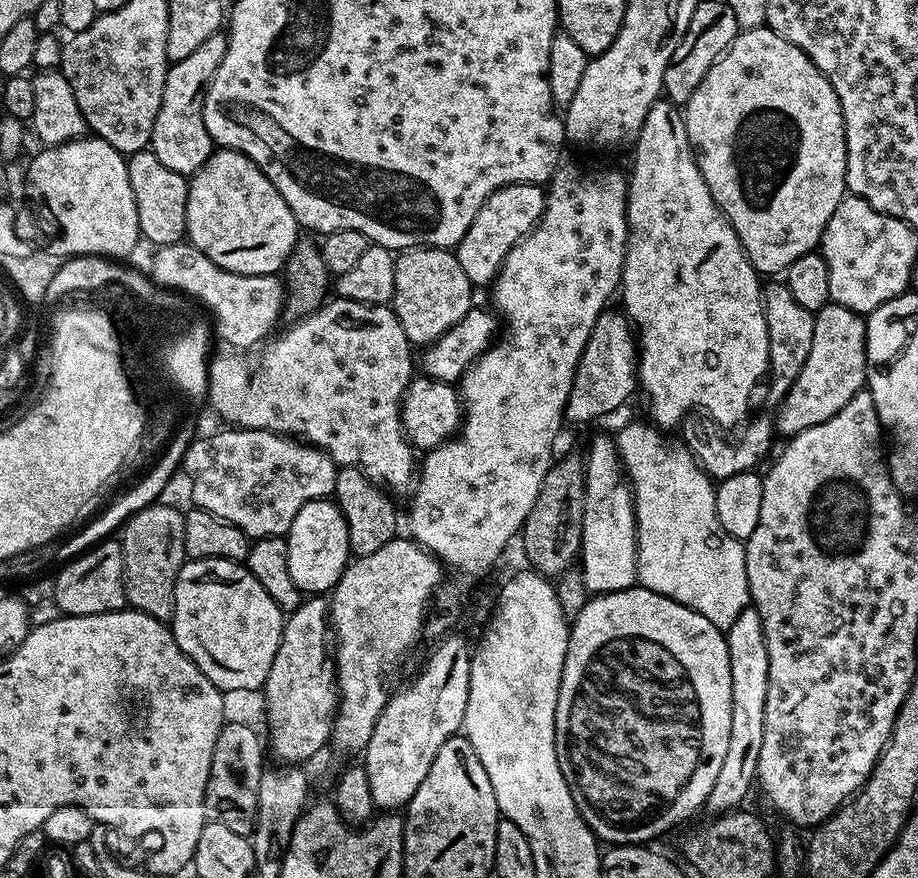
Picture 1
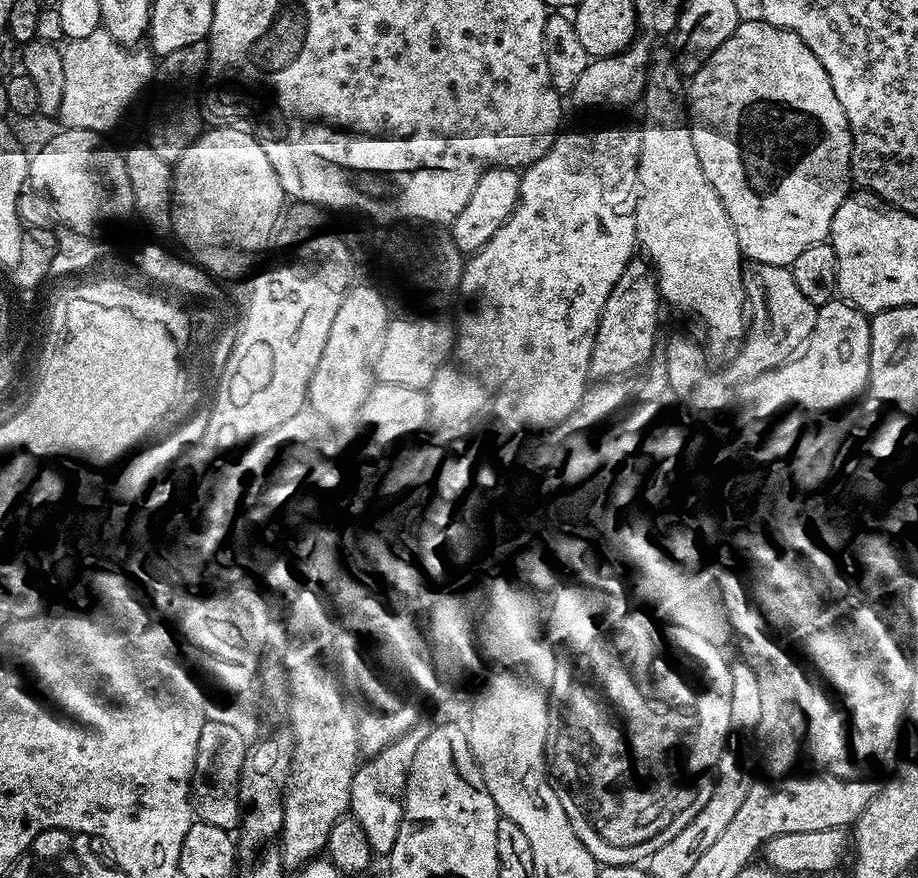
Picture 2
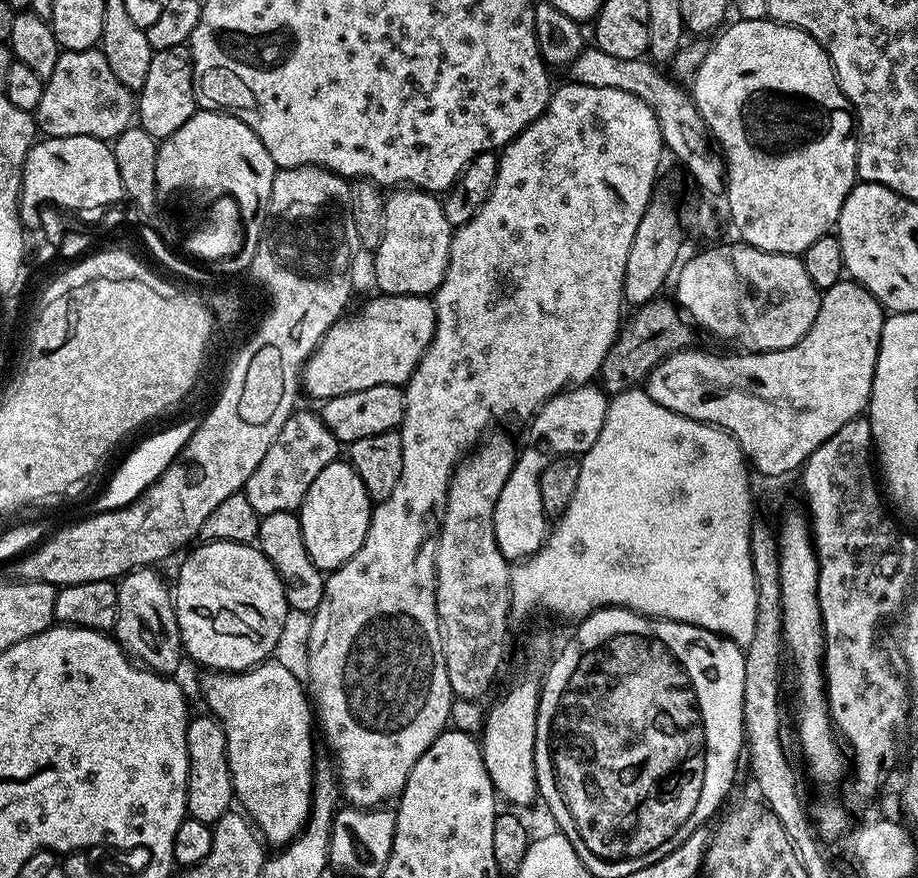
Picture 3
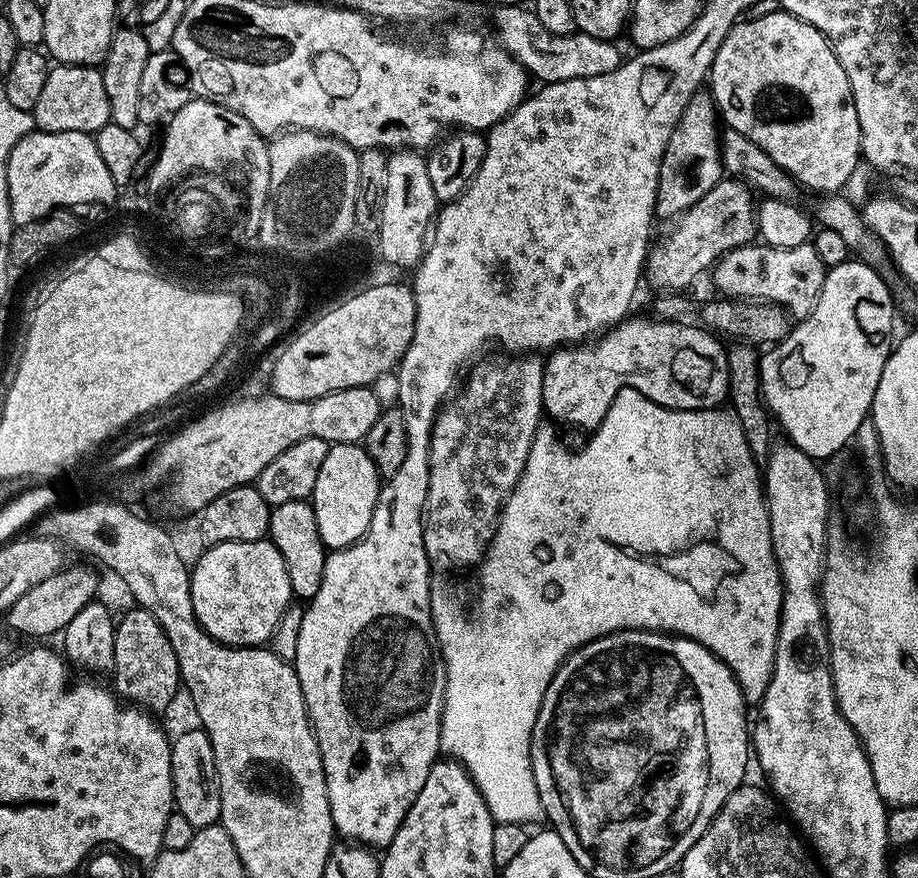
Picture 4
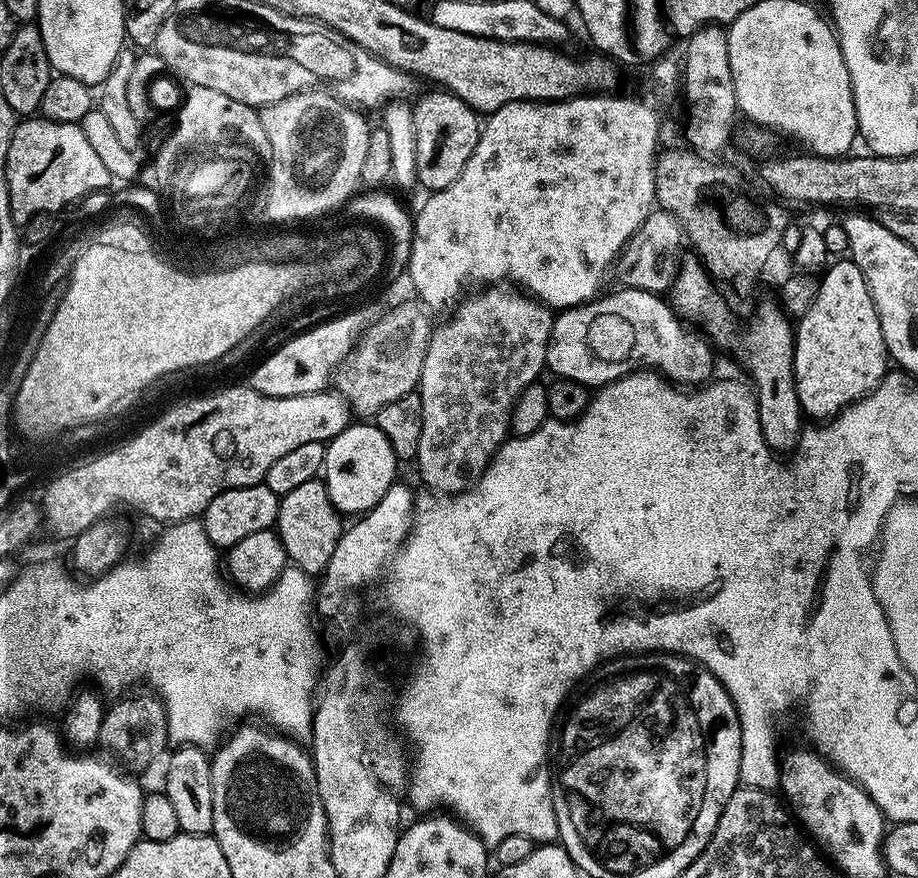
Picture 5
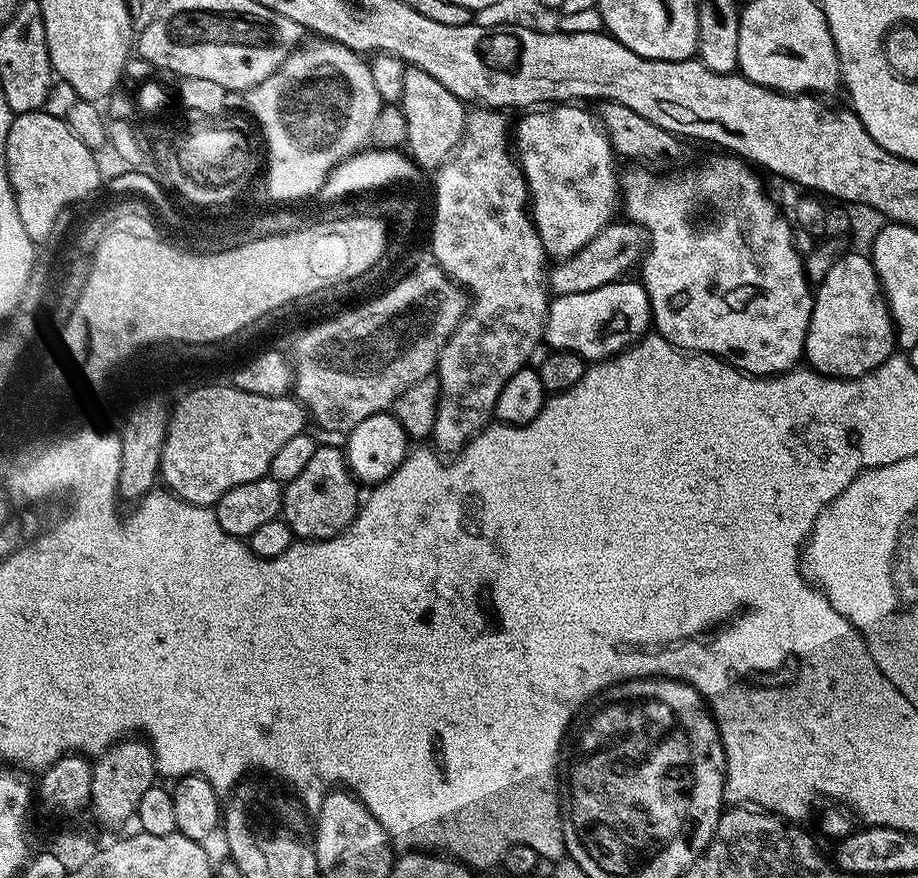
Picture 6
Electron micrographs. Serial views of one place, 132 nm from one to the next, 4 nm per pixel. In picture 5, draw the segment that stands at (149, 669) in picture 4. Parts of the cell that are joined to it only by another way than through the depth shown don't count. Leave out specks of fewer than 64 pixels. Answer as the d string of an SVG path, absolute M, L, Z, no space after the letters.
M133 691L131 694L121 695L119 698L113 699L116 700L113 704L111 701L107 705L102 718L102 730L98 741L99 747L104 747L105 750L103 749L103 751L109 757L117 756L121 760L119 763L125 769L136 774L140 774L140 771L147 764L154 763L160 755L163 757L165 755L164 747L169 747L170 744L168 739L168 719L166 718L163 700L151 691L143 691Z

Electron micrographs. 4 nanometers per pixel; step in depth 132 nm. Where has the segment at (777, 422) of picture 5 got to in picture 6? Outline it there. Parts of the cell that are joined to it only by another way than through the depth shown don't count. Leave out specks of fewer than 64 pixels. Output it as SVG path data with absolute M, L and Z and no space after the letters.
M716 154L693 168L681 167L669 174L657 174L644 166L632 166L628 173L622 176L622 208L628 211L627 219L633 224L640 225L646 233L646 255L642 261L644 277L642 283L648 301L652 307L652 324L655 331L664 340L669 340L675 348L689 354L707 354L717 356L733 368L749 376L782 376L791 372L801 363L804 356L804 343L812 317L813 289L810 287L808 277L804 274L805 261L800 260L800 252L796 249L796 240L792 237L793 225L776 216L776 204L764 193L764 184L755 176L757 173L741 157L731 154Z

